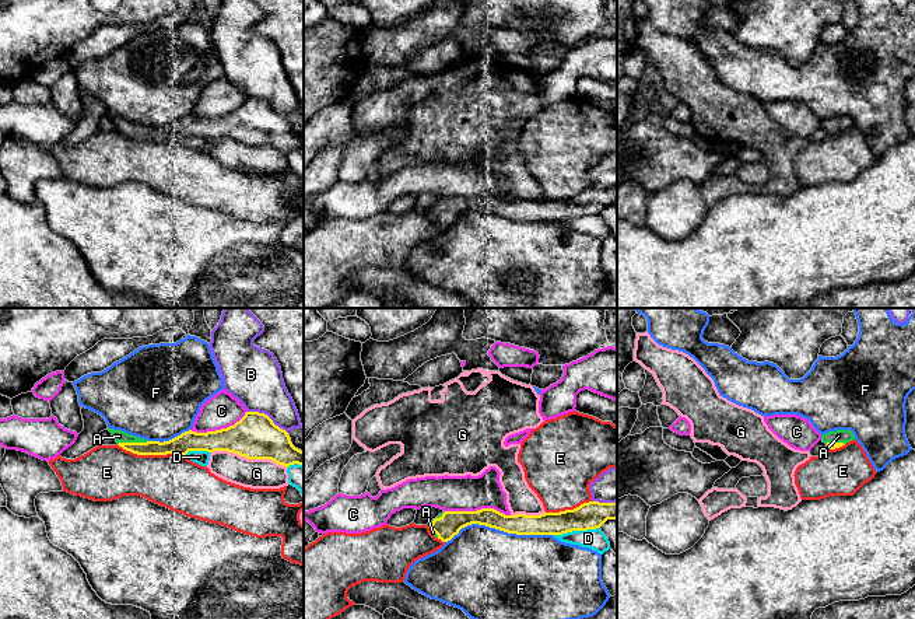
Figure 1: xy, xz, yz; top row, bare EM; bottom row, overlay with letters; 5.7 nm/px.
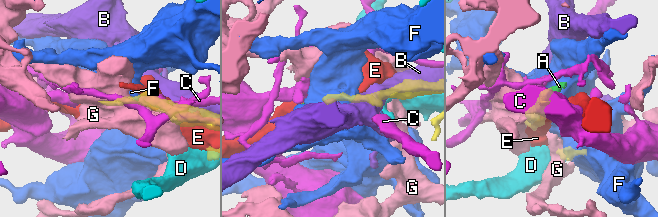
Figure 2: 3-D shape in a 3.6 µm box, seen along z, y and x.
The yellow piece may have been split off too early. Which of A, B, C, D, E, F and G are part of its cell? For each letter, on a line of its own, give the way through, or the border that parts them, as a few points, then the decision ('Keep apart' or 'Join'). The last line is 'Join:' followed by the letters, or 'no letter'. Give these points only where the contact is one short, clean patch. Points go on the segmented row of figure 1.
A: Join
B: Keep apart
C: Keep apart
D: Keep apart
E: Keep apart
F: Keep apart
G: Keep apart
Join: A

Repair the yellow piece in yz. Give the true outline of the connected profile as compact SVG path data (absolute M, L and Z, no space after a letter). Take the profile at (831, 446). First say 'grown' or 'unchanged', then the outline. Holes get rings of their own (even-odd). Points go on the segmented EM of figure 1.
grown | M835 430L835 431L823 434L821 440L823 443L827 444L828 450L835 450L855 440L855 436L851 430Z

